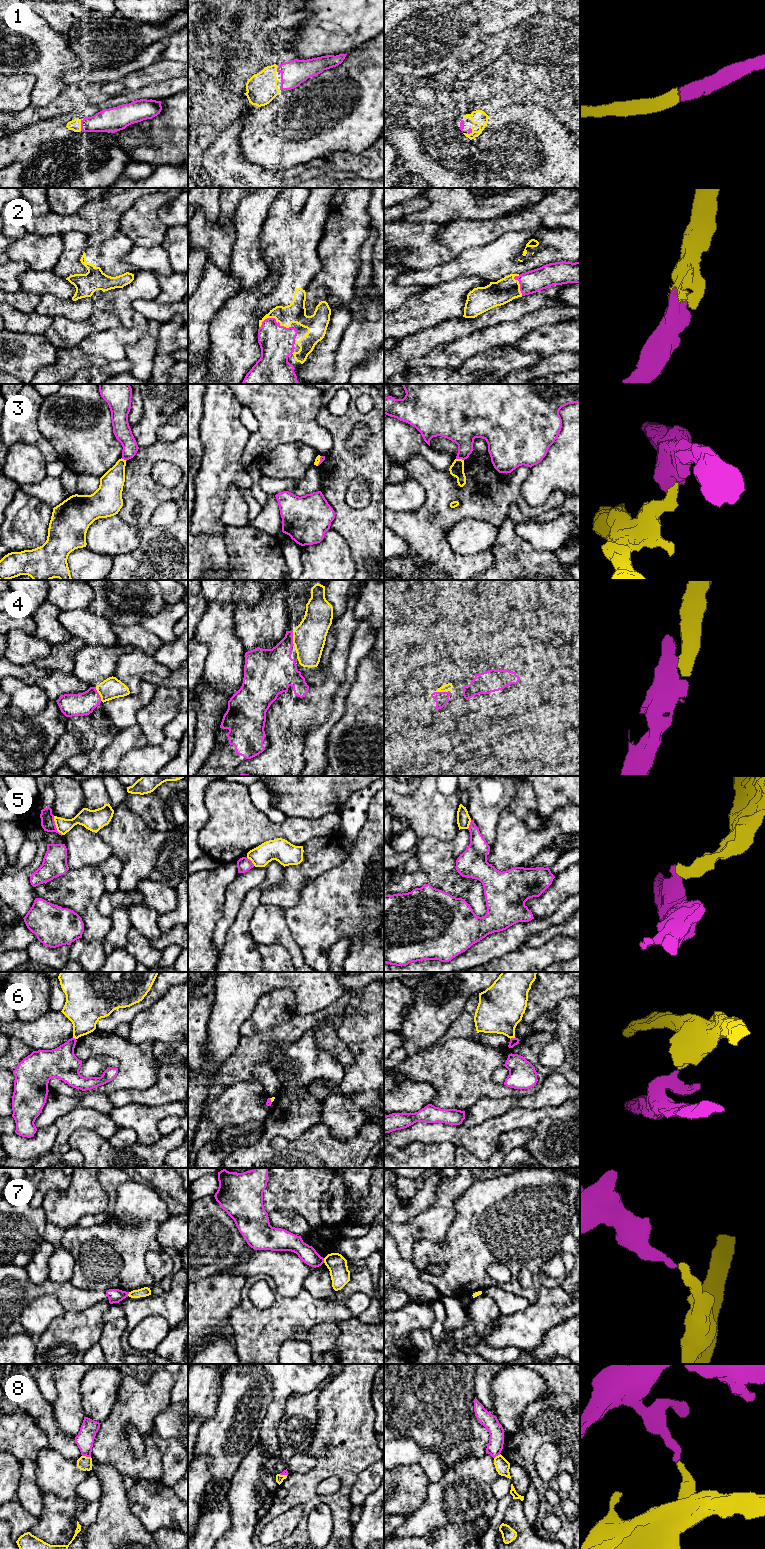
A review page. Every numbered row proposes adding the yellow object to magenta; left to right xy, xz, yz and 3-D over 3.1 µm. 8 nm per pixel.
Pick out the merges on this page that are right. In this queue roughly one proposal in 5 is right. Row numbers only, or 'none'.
1, 2, 4

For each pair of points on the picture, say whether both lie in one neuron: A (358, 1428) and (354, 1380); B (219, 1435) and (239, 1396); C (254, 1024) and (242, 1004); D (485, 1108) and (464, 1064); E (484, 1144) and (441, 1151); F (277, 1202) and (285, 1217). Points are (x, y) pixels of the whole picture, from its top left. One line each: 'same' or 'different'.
A: same
B: same
C: different
D: different
E: different
F: different

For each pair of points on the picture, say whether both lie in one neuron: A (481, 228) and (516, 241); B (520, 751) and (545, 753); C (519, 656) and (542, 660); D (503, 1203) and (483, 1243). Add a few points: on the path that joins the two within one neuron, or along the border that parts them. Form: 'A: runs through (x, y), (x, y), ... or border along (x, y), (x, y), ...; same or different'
A: border along (523, 230), (506, 231), (479, 246); different
B: runs through (526, 751), (539, 751); same
C: runs through (525, 658), (536, 658); same
D: runs through (503, 1213), (484, 1233); same

